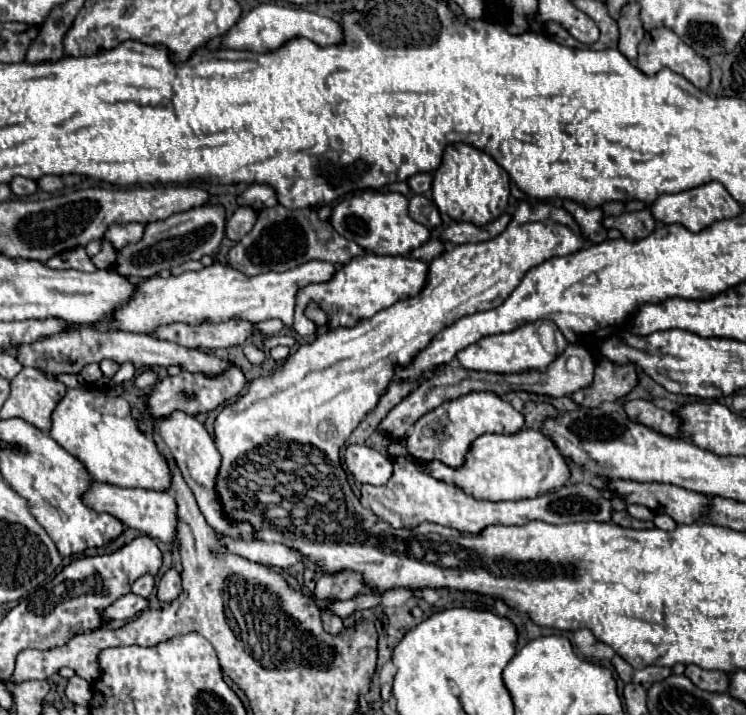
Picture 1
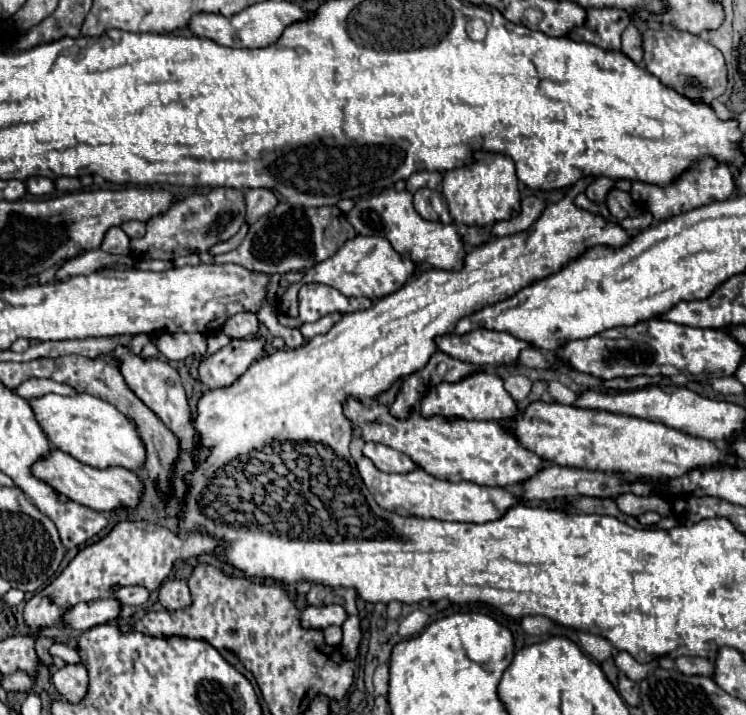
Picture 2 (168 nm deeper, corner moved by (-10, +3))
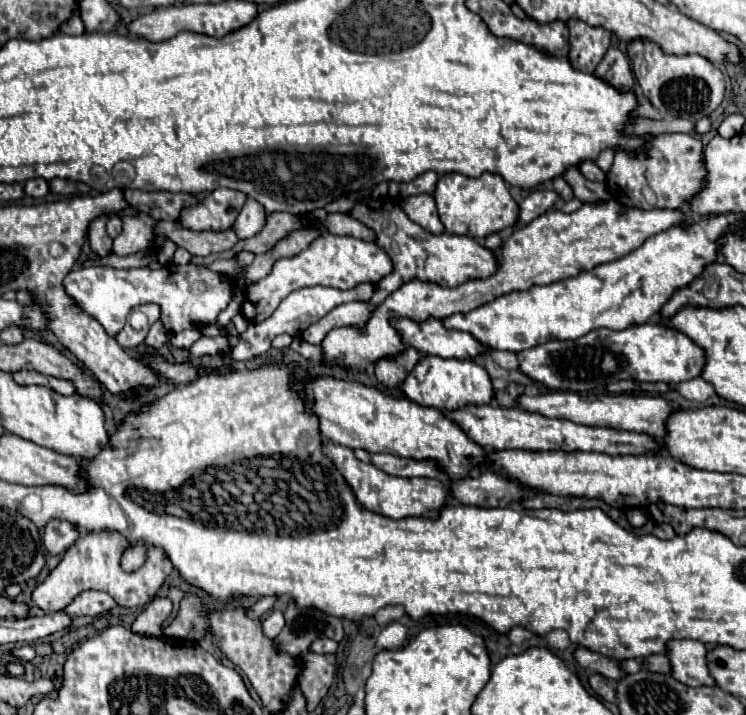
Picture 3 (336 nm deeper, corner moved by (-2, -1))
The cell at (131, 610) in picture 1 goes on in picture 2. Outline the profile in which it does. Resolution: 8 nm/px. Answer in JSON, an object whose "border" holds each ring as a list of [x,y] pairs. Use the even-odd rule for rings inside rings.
{"border":[[[114,597],[86,601],[86,603],[78,603],[76,607],[70,607],[64,613],[62,625],[70,627],[70,629],[86,631],[96,625],[118,619],[118,613],[120,613],[120,603]]]}

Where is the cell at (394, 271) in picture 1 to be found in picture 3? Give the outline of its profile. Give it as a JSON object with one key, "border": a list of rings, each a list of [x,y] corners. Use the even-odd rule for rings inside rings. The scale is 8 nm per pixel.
{"border":[[[324,233],[318,239],[314,239],[310,247],[304,249],[300,255],[290,257],[290,259],[278,259],[274,263],[272,273],[248,289],[242,313],[252,323],[264,321],[276,311],[280,301],[296,289],[322,285],[322,287],[334,287],[334,289],[344,291],[344,289],[354,289],[356,285],[362,285],[362,283],[376,285],[382,277],[392,273],[392,267],[394,267],[392,259],[376,243]]]}

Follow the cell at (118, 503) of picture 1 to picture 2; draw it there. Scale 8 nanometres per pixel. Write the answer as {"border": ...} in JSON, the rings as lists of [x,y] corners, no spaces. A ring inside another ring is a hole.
{"border":[[[52,447],[52,451],[48,455],[44,455],[44,459],[38,459],[32,465],[32,475],[36,475],[36,479],[48,483],[60,495],[64,495],[80,505],[86,505],[90,509],[96,509],[96,511],[112,511],[120,505],[134,507],[142,495],[142,485],[140,485],[140,479],[136,477],[136,473],[132,473],[124,467],[96,469],[96,467],[90,467],[90,465],[74,459],[72,455],[56,449],[56,447]]]}

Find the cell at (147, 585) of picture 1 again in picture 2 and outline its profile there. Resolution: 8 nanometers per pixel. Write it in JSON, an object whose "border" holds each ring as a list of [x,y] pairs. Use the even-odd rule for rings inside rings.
{"border":[[[120,587],[114,591],[114,597],[122,605],[142,605],[148,599],[148,591],[144,587]]]}

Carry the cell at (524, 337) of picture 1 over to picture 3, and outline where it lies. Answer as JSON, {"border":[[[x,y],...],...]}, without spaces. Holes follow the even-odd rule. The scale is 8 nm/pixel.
{"border":[[[394,319],[392,325],[400,331],[402,341],[424,355],[444,359],[474,359],[488,347],[464,331],[450,331],[438,319],[416,323],[410,319]]]}

